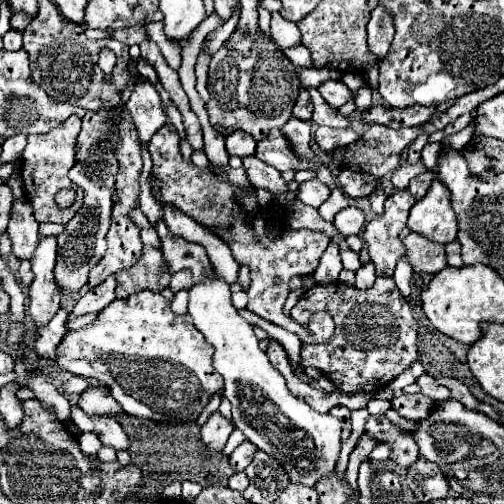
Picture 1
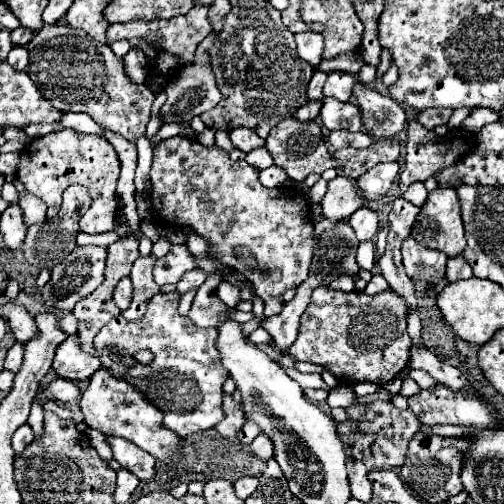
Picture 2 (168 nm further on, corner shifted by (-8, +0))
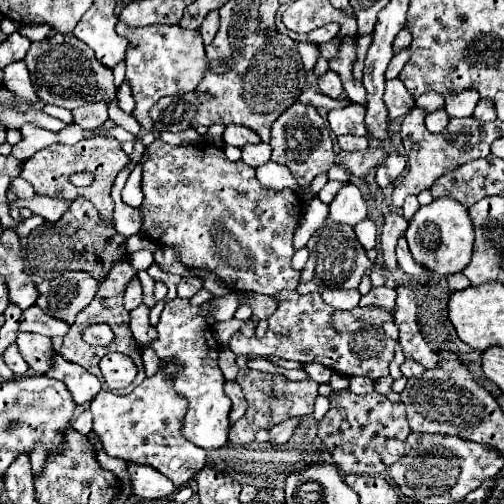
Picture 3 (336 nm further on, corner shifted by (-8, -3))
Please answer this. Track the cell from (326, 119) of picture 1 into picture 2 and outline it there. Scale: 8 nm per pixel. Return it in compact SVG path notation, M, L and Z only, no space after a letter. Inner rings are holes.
M324 98L320 118L328 130L348 130L348 132L362 130L360 108L352 102L340 102L334 98Z

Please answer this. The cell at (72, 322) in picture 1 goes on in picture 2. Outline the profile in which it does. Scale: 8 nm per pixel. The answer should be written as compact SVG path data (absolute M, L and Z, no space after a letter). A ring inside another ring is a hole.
M70 312L70 314L64 314L60 318L60 328L66 332L66 334L76 334L78 332L78 320L76 316Z

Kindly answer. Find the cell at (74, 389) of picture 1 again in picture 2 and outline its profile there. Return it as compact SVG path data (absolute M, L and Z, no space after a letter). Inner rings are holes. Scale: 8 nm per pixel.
M56 378L54 382L50 382L46 388L40 388L38 398L40 402L46 402L48 398L52 400L60 400L60 402L74 402L80 398L80 388L76 382L72 380L64 380L64 378Z

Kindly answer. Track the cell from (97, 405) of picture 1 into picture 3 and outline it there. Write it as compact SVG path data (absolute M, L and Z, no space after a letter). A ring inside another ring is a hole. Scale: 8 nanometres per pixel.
M160 359L158 373L144 379L130 395L120 397L110 391L100 391L90 403L90 411L94 415L94 431L100 433L106 455L128 463L148 465L180 487L204 467L206 451L182 435L182 419L188 411L188 401L174 391L174 377L164 373L166 363L166 359Z

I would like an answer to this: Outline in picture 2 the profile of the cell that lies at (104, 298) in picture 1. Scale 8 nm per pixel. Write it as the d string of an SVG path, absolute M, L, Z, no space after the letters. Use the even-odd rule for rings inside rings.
M128 276L122 278L122 280L116 284L114 294L112 294L112 300L114 300L114 304L116 304L120 310L126 310L126 308L128 308L130 300L132 300L132 282L130 282Z

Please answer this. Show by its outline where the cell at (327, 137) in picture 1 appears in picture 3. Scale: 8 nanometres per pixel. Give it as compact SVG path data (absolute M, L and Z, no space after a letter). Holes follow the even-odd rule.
M342 135L342 137L338 137L338 145L340 145L340 149L346 149L346 151L360 151L360 149L368 147L368 139L354 137L354 135Z

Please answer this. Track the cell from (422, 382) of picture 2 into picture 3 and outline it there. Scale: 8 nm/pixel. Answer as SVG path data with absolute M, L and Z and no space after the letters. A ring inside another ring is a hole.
M406 359L402 365L400 365L400 371L404 373L404 377L414 377L414 375L420 375L424 371L424 367L412 359Z

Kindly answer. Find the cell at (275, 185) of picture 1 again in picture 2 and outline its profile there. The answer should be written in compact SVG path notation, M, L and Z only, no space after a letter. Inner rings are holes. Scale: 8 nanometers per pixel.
M256 148L256 150L248 152L248 154L246 154L246 162L248 162L250 166L258 168L258 170L266 170L266 168L270 168L270 166L274 164L274 160L272 160L272 156L268 154L266 148Z

